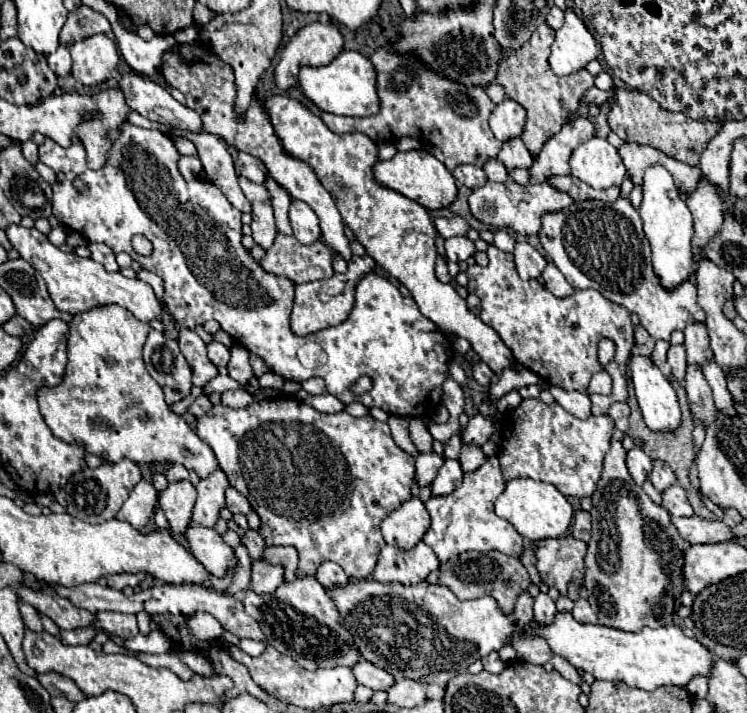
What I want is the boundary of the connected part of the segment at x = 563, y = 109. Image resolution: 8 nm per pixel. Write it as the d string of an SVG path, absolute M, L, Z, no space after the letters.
M541 23L533 33L533 37L517 53L509 53L509 57L505 57L505 61L499 63L495 77L495 81L505 87L507 97L517 101L527 111L527 123L521 139L529 149L529 153L533 155L533 159L537 157L535 147L539 145L541 149L541 145L545 145L545 141L553 137L569 121L569 117L577 111L585 91L593 87L593 75L587 69L567 77L559 77L551 71L547 57L553 39L555 39L555 31L547 23Z

